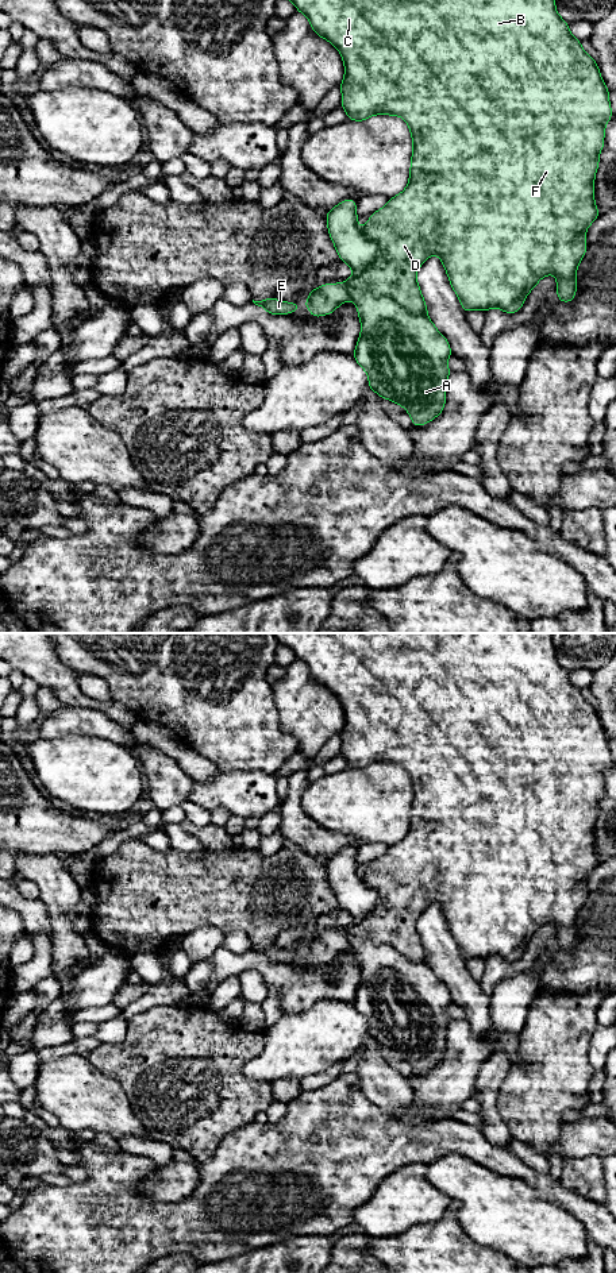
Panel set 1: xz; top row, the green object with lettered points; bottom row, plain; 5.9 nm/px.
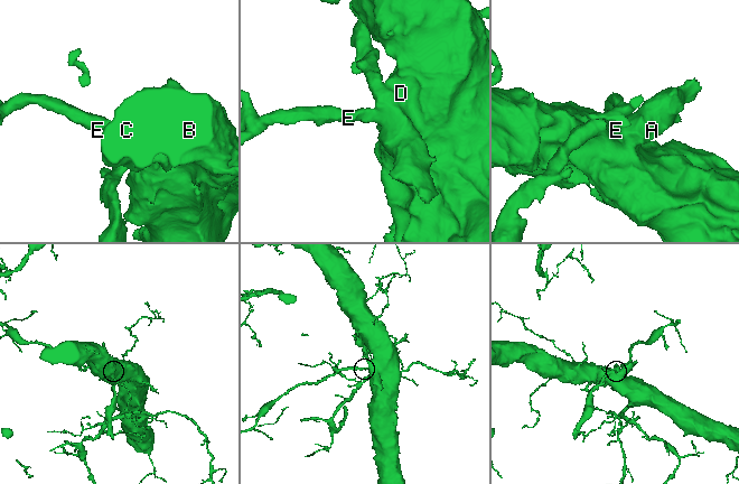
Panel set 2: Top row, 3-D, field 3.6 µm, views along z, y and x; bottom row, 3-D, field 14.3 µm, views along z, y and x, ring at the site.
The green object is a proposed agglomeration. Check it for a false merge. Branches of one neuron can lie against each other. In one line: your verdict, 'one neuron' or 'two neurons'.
two neurons

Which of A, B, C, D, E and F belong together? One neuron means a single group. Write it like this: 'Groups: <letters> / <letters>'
Groups: A / B C D E F

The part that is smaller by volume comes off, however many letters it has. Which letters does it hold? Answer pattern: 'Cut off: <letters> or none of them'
Cut off: A

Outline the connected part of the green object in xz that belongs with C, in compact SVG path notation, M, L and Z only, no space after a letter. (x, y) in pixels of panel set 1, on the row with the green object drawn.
M290 0L296 9L305 15L309 19L309 24L316 35L331 42L342 55L344 62L344 78L340 82L342 101L340 107L346 111L349 120L363 121L374 115L390 115L401 116L405 119L413 143L413 151L411 157L411 169L409 169L409 182L407 188L397 196L389 198L388 204L370 215L369 221L365 224L366 236L376 242L381 248L380 258L376 263L365 270L358 277L358 285L363 289L370 289L378 296L388 296L394 298L404 308L409 309L413 313L427 315L427 304L421 296L420 286L416 281L417 269L427 261L432 254L436 254L448 277L453 290L458 296L463 312L478 309L486 312L492 308L500 308L508 315L516 313L521 309L524 300L528 293L538 285L538 282L548 274L557 277L557 294L558 301L571 302L577 293L577 281L575 271L581 259L584 258L588 244L585 239L585 232L589 225L600 216L600 212L594 202L594 175L597 173L600 161L598 155L604 148L604 136L605 136L605 124L612 119L612 108L609 104L609 90L605 86L602 77L600 74L597 62L589 57L581 46L581 40L574 38L569 31L569 23L565 22L557 12L555 0Z

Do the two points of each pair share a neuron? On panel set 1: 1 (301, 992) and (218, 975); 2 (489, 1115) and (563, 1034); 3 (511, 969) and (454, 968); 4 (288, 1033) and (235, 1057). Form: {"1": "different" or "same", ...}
{"1": "same", "2": "different", "3": "different", "4": "different"}

